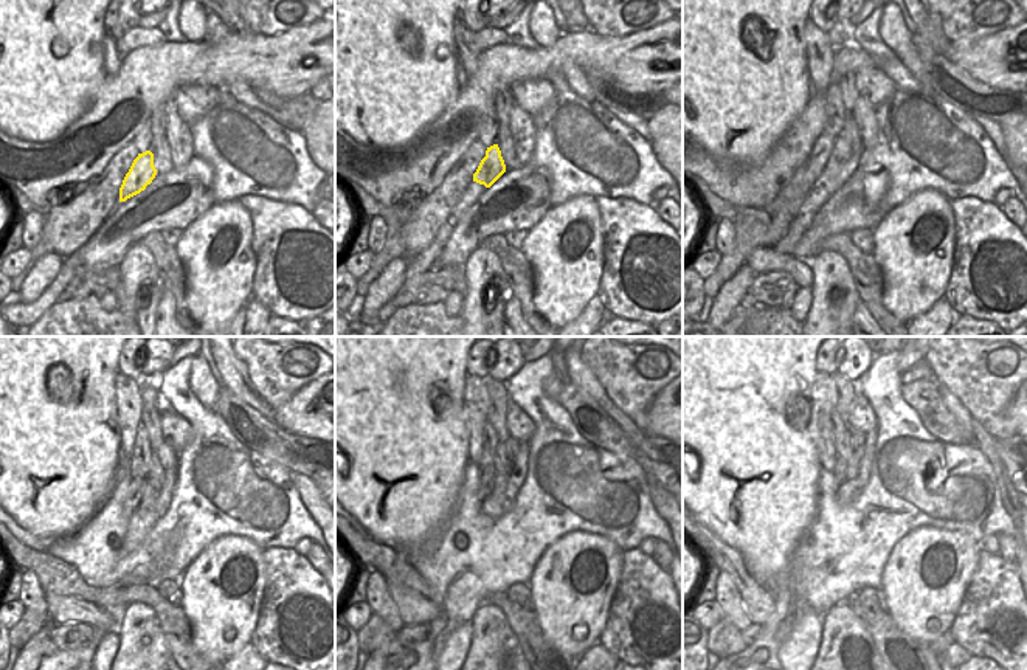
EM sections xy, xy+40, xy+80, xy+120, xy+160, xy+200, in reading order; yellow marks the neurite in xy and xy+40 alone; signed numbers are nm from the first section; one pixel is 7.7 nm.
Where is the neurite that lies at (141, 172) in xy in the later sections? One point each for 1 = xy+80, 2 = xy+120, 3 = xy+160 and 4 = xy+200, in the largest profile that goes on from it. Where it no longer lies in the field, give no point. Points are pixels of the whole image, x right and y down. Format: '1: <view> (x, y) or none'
1: xy+80 (846, 143)
2: xy+120 (154, 481)
3: xy+160 (501, 461)
4: xy+200 (843, 442)

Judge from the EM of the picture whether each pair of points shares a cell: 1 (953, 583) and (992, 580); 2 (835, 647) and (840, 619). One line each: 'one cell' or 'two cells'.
1: two cells
2: one cell

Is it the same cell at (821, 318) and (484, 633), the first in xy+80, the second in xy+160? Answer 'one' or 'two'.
one

